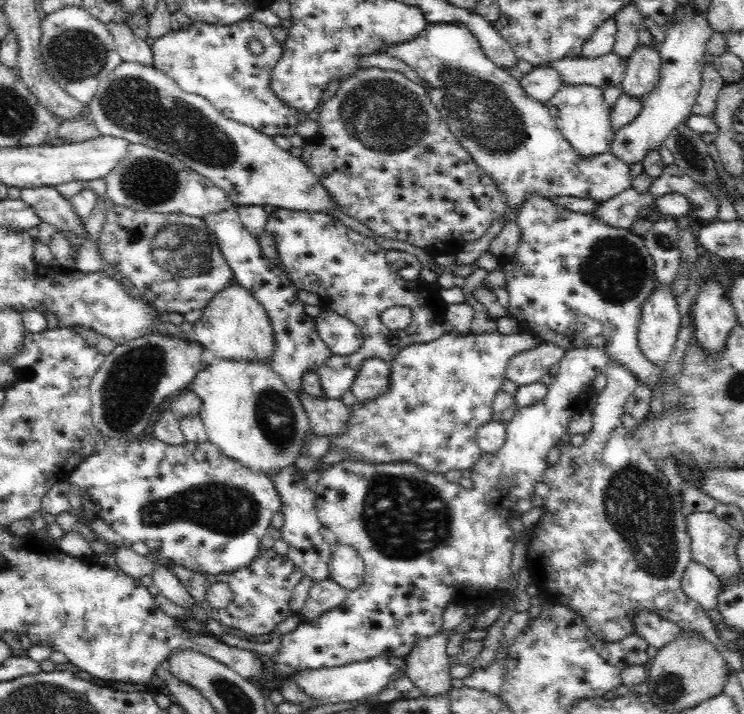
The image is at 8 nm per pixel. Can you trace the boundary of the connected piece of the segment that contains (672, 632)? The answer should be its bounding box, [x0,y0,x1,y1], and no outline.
[633,611,684,649]

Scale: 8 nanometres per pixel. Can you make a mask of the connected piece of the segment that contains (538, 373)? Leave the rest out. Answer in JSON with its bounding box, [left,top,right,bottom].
[505,341,566,387]

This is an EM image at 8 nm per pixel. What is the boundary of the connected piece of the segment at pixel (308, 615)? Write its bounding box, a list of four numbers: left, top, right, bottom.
[298,580,347,622]

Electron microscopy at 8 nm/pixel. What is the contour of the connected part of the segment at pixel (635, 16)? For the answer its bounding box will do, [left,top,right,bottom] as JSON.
[611,2,643,60]

